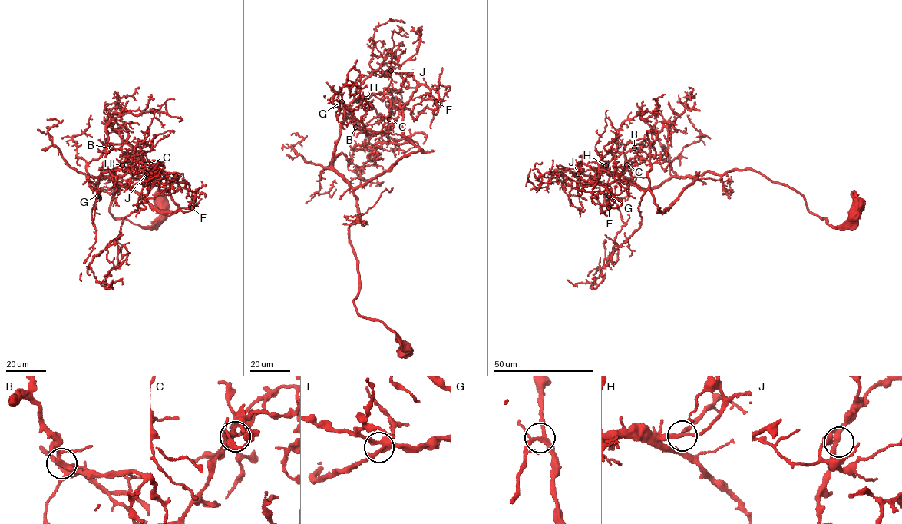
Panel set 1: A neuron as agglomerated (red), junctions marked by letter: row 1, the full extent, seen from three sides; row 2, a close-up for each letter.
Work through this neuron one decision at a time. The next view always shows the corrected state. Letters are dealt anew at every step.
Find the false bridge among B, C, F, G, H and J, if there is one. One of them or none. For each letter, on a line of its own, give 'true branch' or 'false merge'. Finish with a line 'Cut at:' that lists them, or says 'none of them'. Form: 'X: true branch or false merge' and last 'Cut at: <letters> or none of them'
B: true branch
C: true branch
F: true branch
G: true branch
H: true branch
J: true branch
Cut at: none of them

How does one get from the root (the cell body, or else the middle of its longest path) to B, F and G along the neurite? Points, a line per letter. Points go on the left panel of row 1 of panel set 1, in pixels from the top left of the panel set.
B: (160, 203), (150, 226), (113, 217), (114, 179), (104, 169), (114, 173), (87, 179), (95, 188), (111, 147)
F: (160, 203), (150, 226), (115, 219), (104, 169), (160, 211), (177, 205), (158, 180), (183, 181), (192, 207)
G: (160, 203), (150, 226), (115, 219), (105, 169), (114, 174), (87, 177), (97, 196)

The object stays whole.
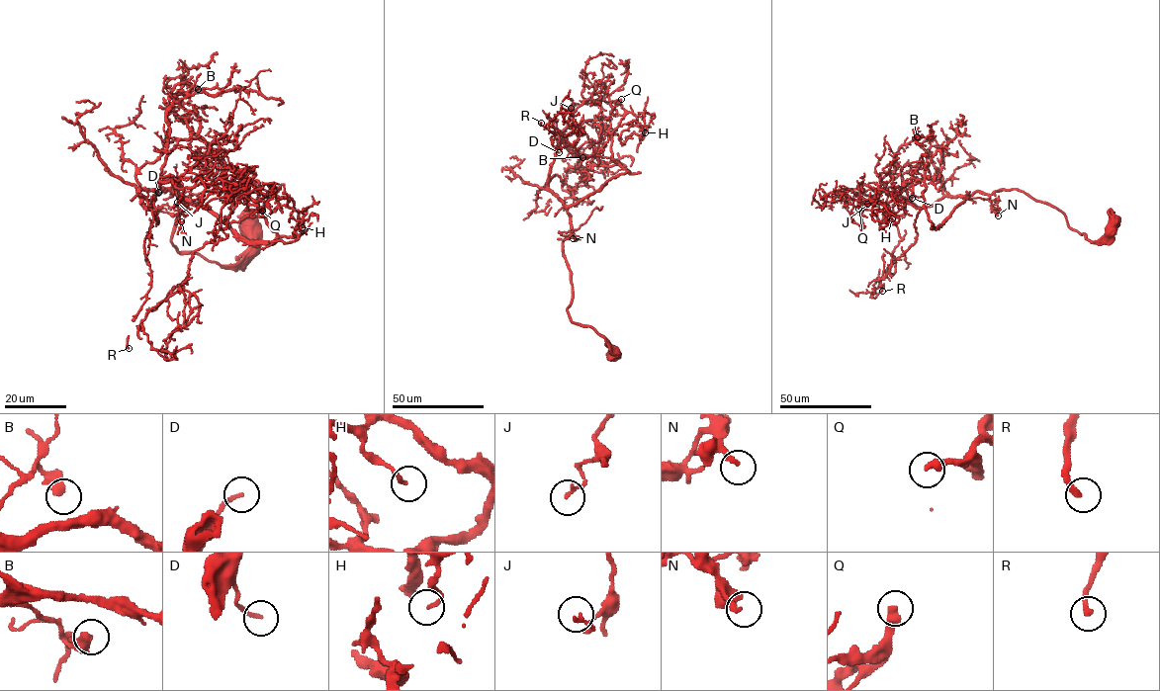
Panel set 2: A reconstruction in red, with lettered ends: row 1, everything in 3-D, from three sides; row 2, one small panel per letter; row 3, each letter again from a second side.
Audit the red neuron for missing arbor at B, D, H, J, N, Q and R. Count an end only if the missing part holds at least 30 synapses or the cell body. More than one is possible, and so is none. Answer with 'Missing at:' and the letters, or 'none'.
Missing at: N, Q, R

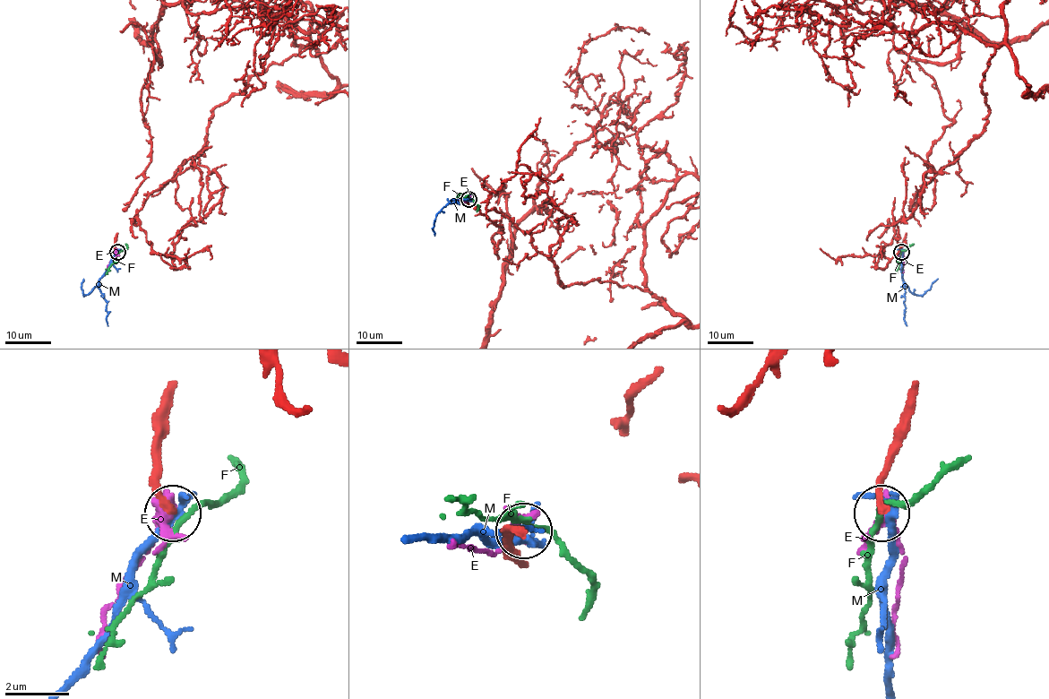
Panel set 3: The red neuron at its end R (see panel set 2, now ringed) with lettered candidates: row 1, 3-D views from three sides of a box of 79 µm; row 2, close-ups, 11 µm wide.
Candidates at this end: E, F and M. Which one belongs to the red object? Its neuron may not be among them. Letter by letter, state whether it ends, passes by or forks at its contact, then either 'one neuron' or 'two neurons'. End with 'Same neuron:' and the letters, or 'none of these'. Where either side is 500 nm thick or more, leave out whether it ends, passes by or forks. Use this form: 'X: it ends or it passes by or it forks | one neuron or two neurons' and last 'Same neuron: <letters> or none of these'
E: it forks | two neurons
F: it passes by | two neurons
M: it passes by | two neurons
Same neuron: none of these

